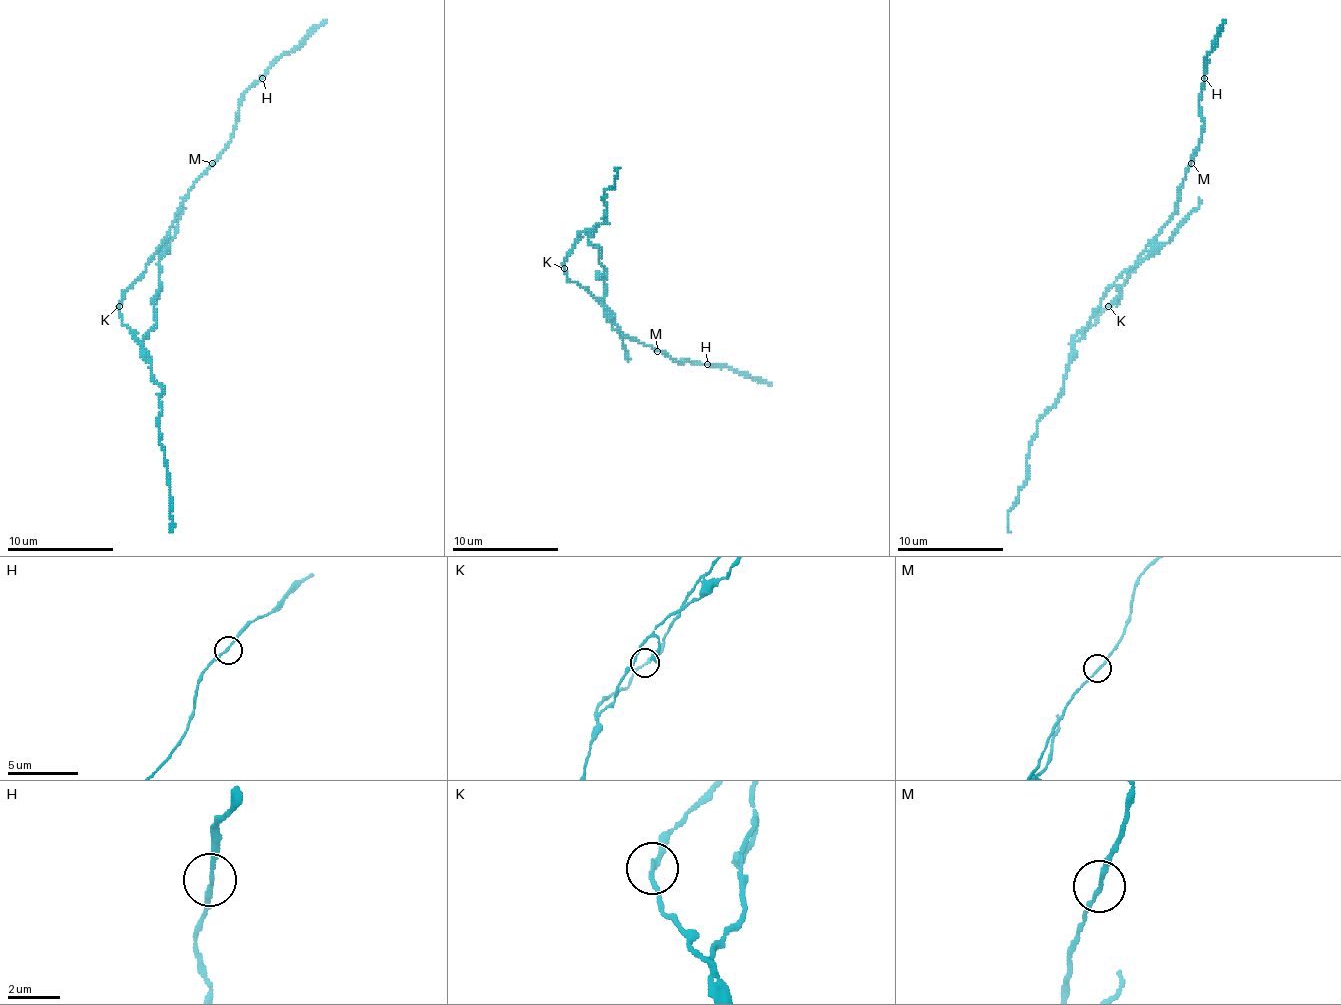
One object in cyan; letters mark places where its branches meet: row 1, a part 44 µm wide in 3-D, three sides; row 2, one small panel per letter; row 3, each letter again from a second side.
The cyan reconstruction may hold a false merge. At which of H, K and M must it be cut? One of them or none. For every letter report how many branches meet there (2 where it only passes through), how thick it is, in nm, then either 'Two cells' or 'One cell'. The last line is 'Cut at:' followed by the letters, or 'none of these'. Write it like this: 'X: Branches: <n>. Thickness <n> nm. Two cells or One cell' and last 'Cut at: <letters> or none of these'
H: Branches: 2. Thickness 150 nm. One cell
K: Branches: 2. Thickness 150 nm. Two cells
M: Branches: 2. Thickness 150 nm. One cell
Cut at: K

